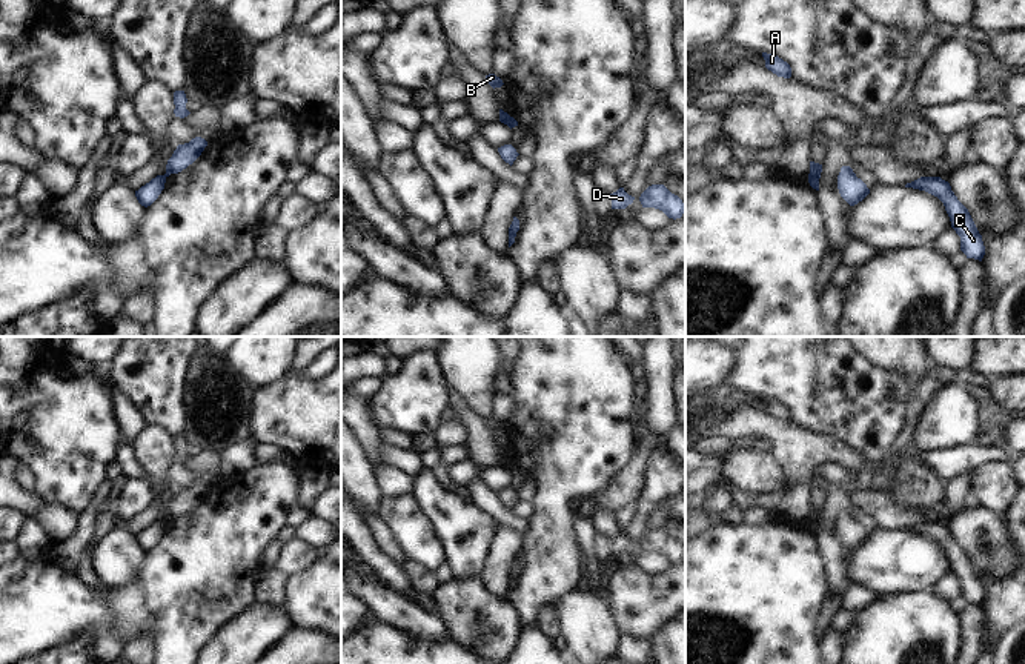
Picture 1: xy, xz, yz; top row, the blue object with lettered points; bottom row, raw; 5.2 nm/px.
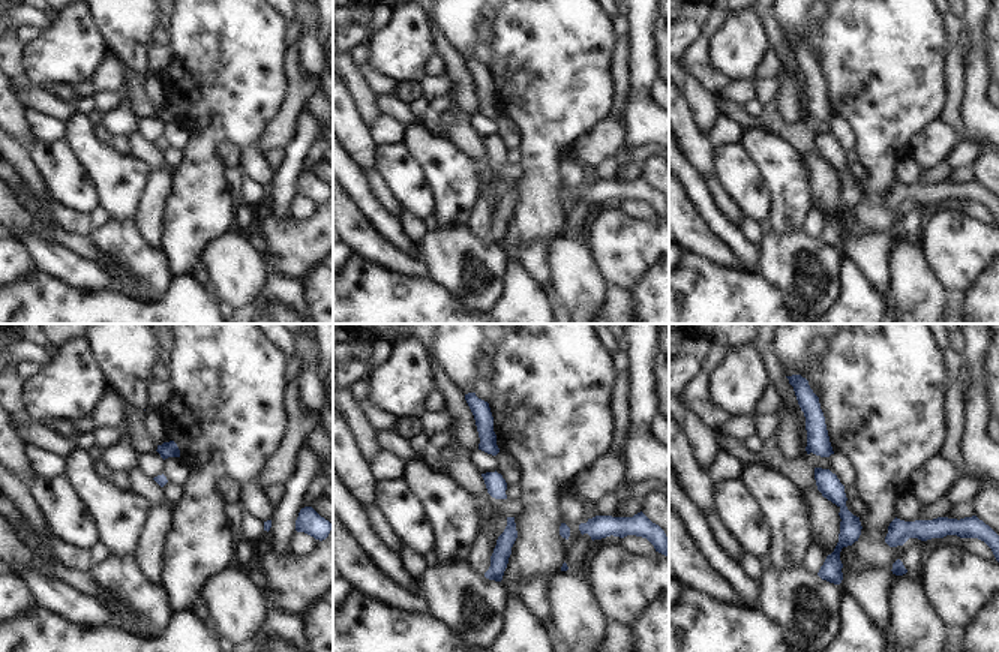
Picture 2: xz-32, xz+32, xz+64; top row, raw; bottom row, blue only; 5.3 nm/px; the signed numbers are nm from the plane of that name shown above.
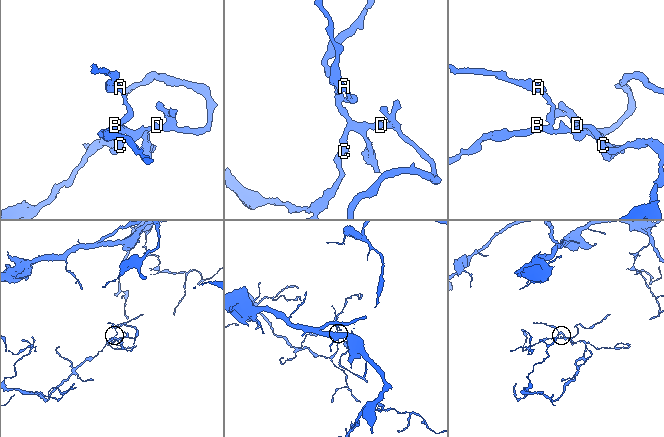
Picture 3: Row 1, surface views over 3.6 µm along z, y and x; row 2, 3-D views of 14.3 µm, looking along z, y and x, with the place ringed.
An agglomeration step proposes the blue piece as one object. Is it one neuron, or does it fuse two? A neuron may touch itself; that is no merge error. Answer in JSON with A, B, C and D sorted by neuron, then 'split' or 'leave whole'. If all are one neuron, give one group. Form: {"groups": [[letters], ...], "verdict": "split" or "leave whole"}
{"groups": [["A"], ["B", "C", "D"]], "verdict": "split"}

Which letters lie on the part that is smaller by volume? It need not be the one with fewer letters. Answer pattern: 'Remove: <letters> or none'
Remove: A.

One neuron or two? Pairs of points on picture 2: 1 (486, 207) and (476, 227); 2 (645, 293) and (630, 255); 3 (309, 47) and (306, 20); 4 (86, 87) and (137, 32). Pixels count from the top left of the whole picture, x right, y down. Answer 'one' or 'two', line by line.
1: one
2: two
3: one
4: two

